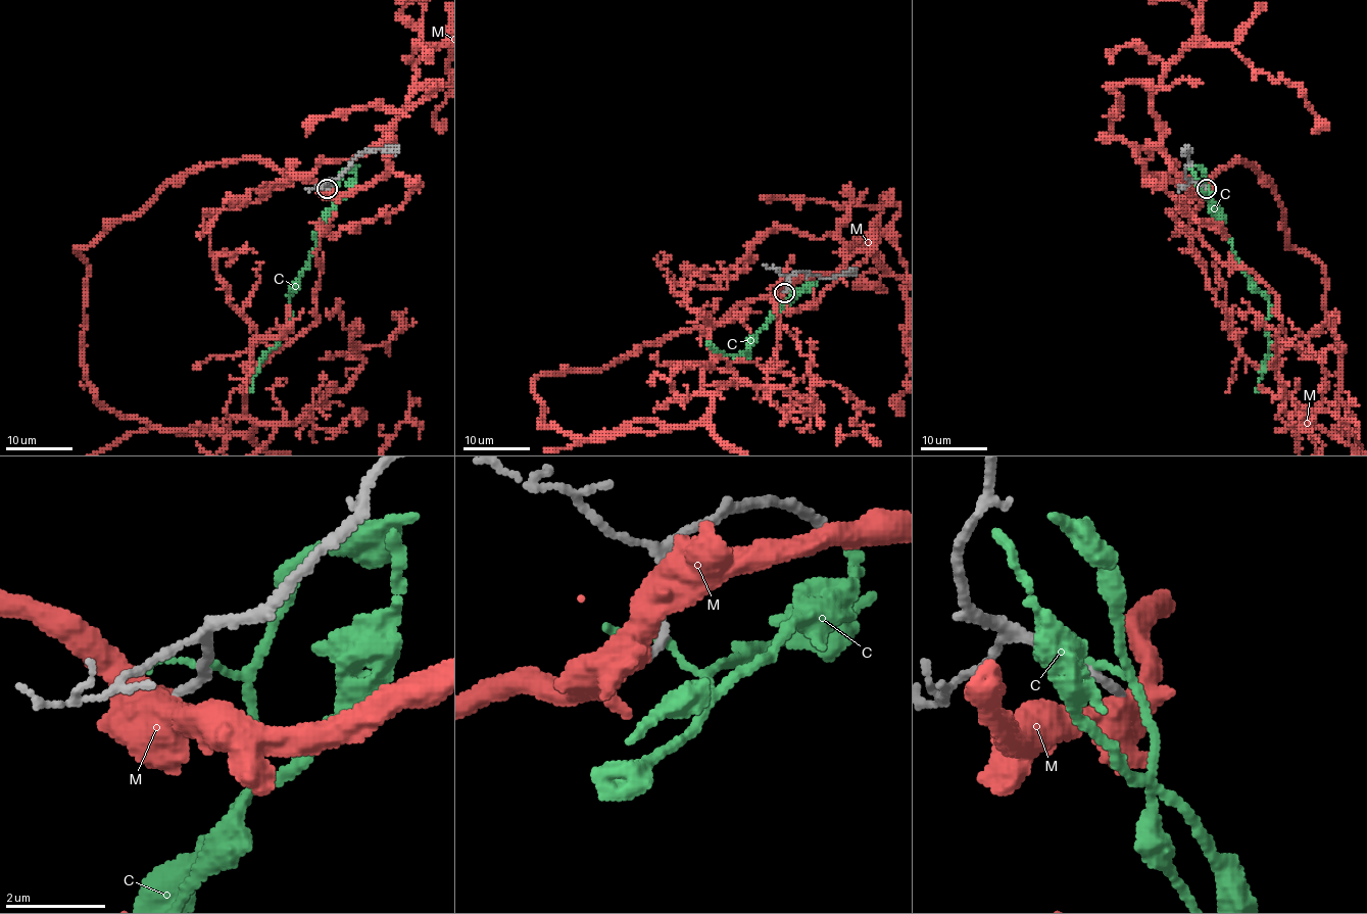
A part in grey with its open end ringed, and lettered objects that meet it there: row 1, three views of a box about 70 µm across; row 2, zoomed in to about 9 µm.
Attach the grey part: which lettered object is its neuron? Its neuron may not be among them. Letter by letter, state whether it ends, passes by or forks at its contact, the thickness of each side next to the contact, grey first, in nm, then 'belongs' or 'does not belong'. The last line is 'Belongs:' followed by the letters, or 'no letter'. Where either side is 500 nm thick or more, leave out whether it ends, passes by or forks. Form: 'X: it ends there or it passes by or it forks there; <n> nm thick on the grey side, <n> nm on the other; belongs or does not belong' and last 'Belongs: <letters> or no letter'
C: it ends there; 240 nm thick on the grey side, 150 nm on the other; does not belong
M: it forks there; 180 nm thick on the grey side, 460 nm on the other; does not belong
Belongs: no letter

